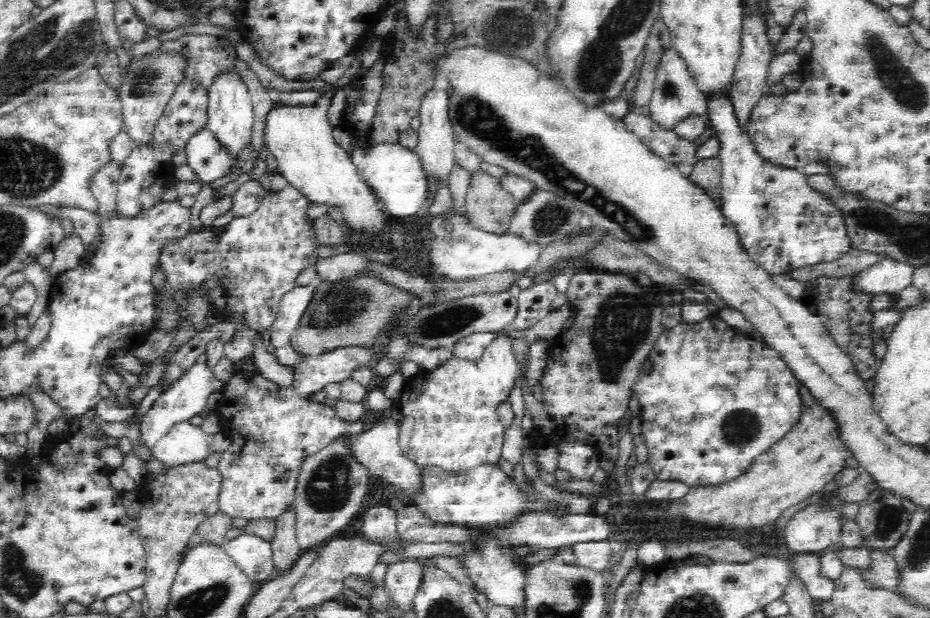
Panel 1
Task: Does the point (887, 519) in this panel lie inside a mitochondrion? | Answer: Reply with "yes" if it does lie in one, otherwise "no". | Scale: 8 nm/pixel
yes

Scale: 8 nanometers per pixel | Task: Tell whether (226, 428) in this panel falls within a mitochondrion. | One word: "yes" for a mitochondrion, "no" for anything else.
no

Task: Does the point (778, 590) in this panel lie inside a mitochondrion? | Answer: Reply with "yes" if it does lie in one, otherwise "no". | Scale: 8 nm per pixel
no

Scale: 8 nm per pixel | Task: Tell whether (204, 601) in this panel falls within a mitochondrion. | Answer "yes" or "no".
yes

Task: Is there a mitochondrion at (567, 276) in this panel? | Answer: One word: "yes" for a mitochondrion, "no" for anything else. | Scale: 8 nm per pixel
no

